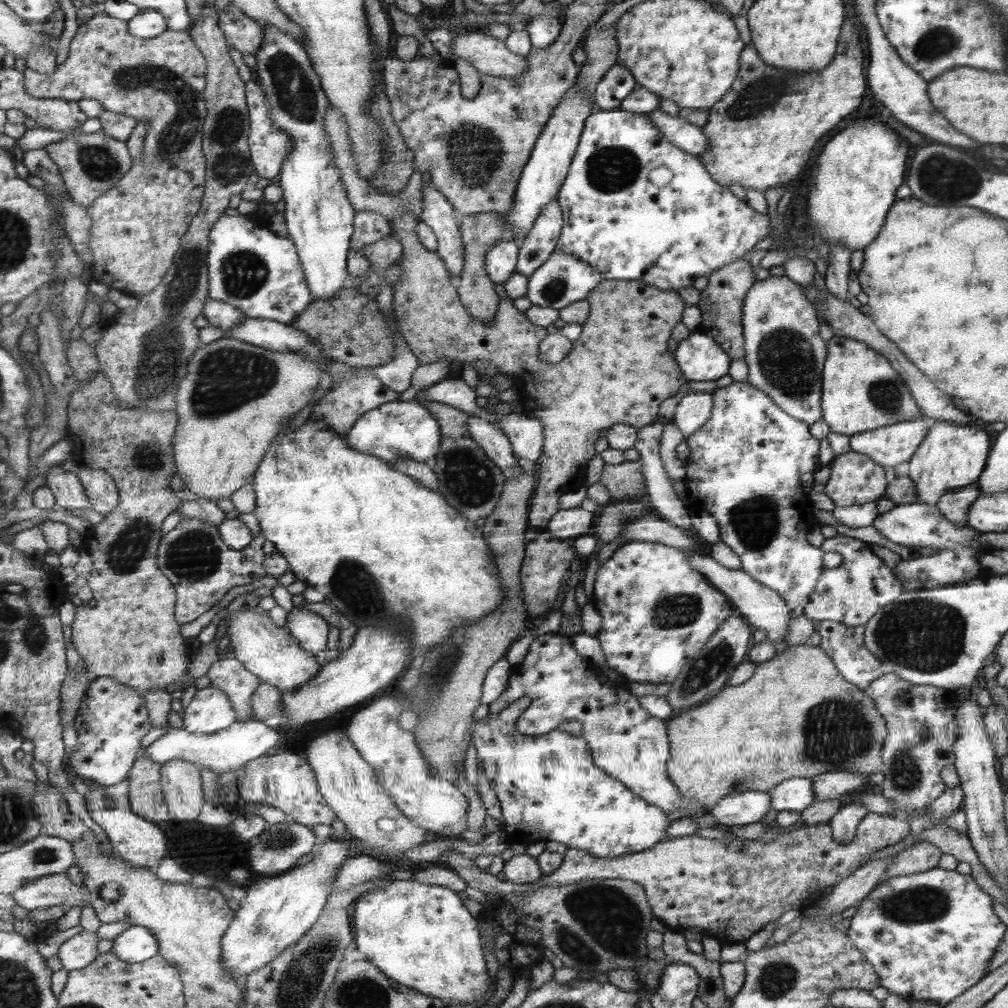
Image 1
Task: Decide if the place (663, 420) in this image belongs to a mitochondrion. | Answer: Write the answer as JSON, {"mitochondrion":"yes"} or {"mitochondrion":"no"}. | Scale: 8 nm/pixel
{"mitochondrion":"no"}

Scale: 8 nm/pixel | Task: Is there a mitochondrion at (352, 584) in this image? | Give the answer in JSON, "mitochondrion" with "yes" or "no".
{"mitochondrion":"yes"}

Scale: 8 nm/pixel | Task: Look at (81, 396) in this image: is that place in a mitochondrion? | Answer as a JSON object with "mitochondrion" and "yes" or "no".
{"mitochondrion":"no"}

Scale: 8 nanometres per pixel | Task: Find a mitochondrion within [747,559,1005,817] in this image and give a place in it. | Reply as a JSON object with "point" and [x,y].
{"point":[928,638]}

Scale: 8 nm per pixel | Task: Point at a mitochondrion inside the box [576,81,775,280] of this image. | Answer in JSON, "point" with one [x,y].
{"point":[610,169]}

